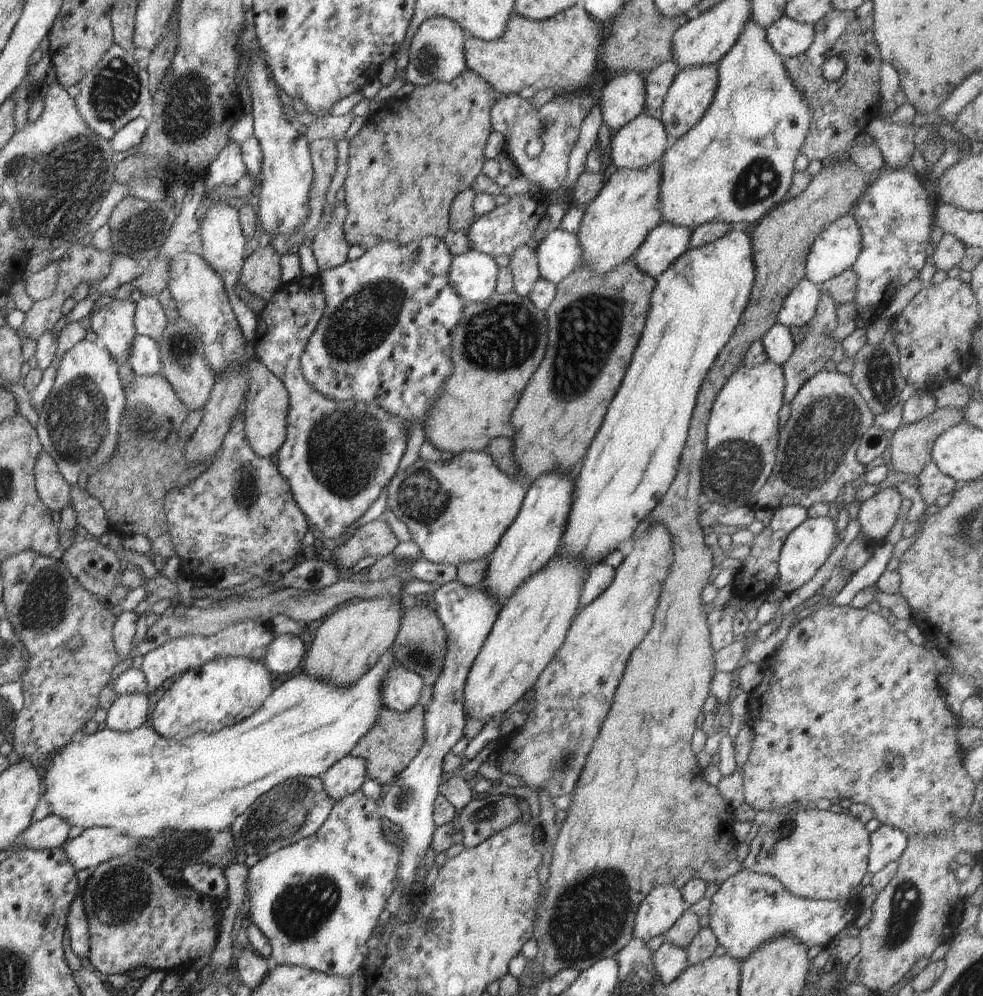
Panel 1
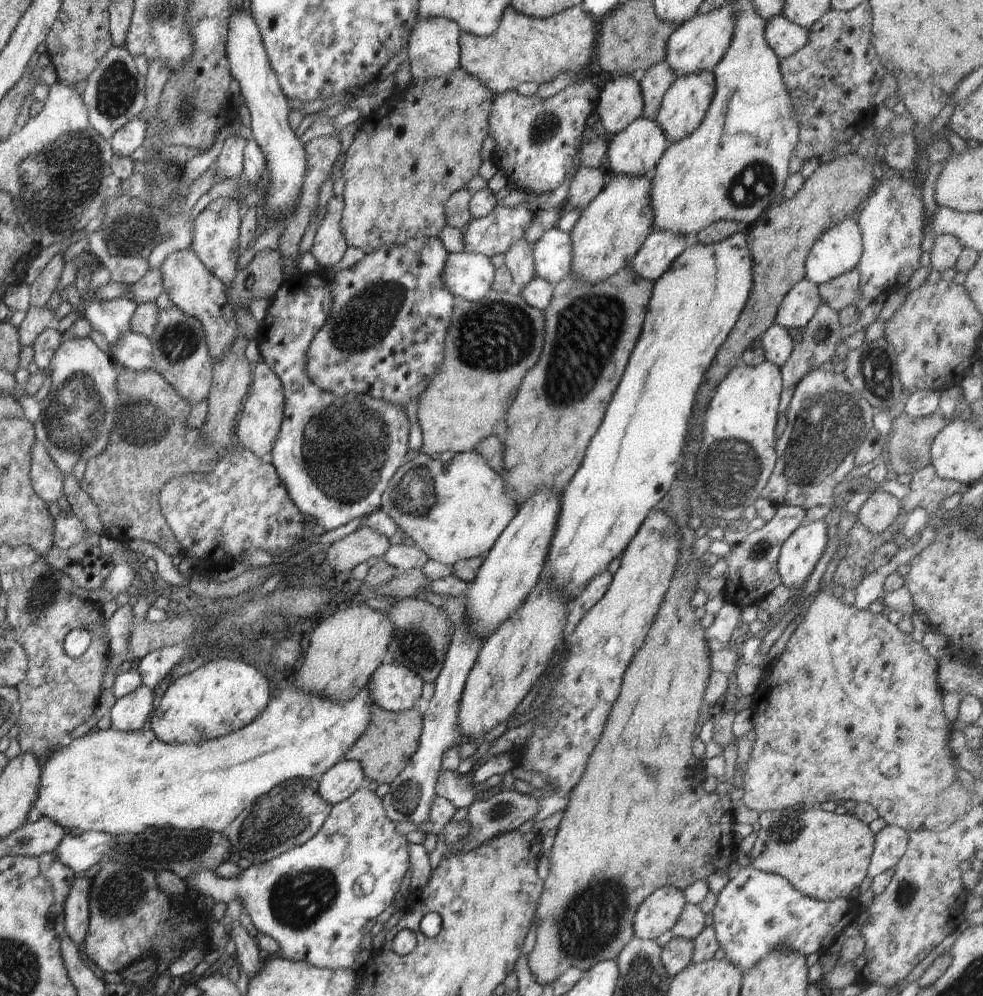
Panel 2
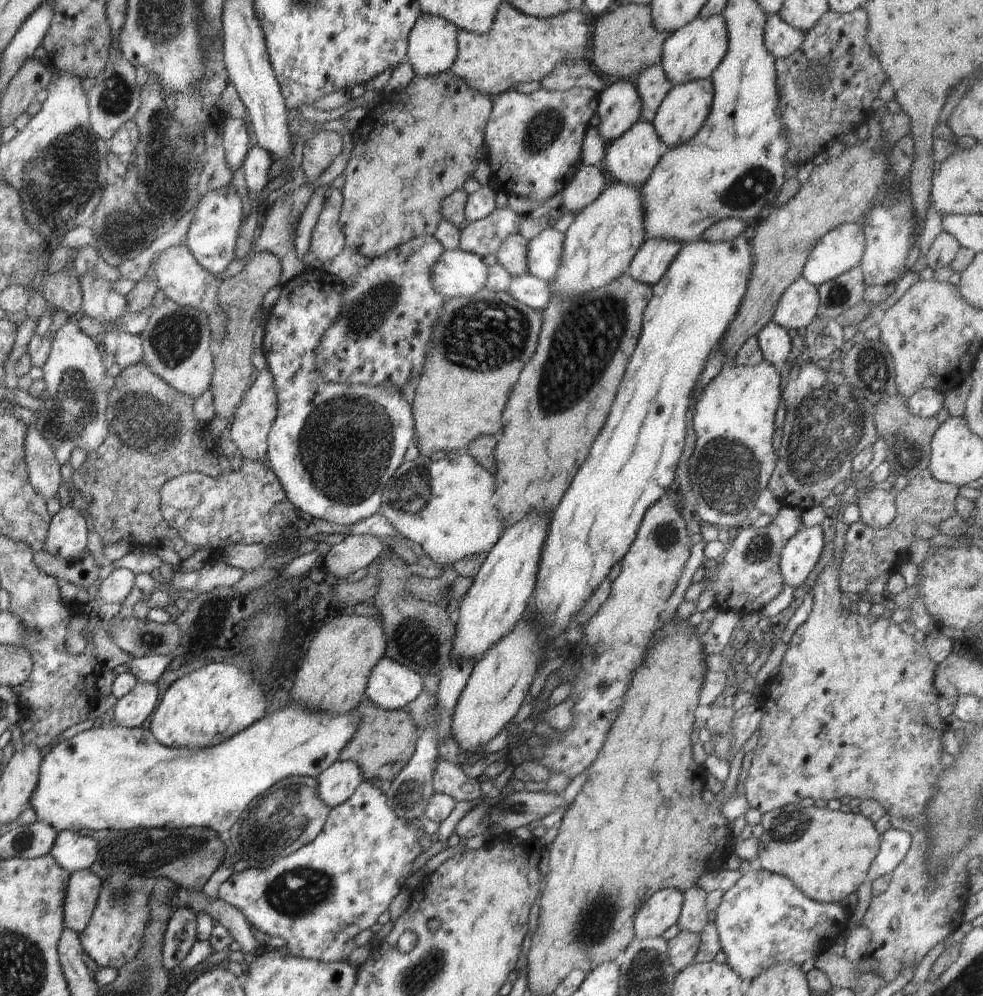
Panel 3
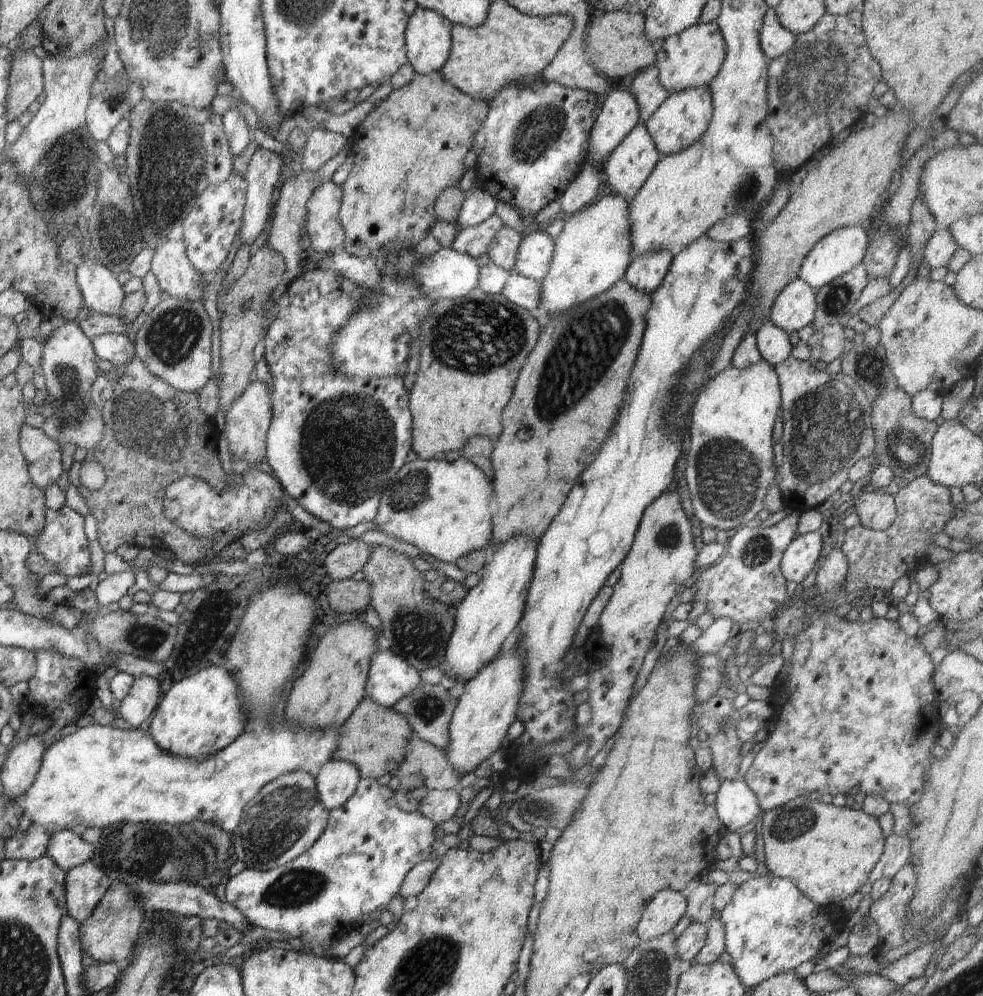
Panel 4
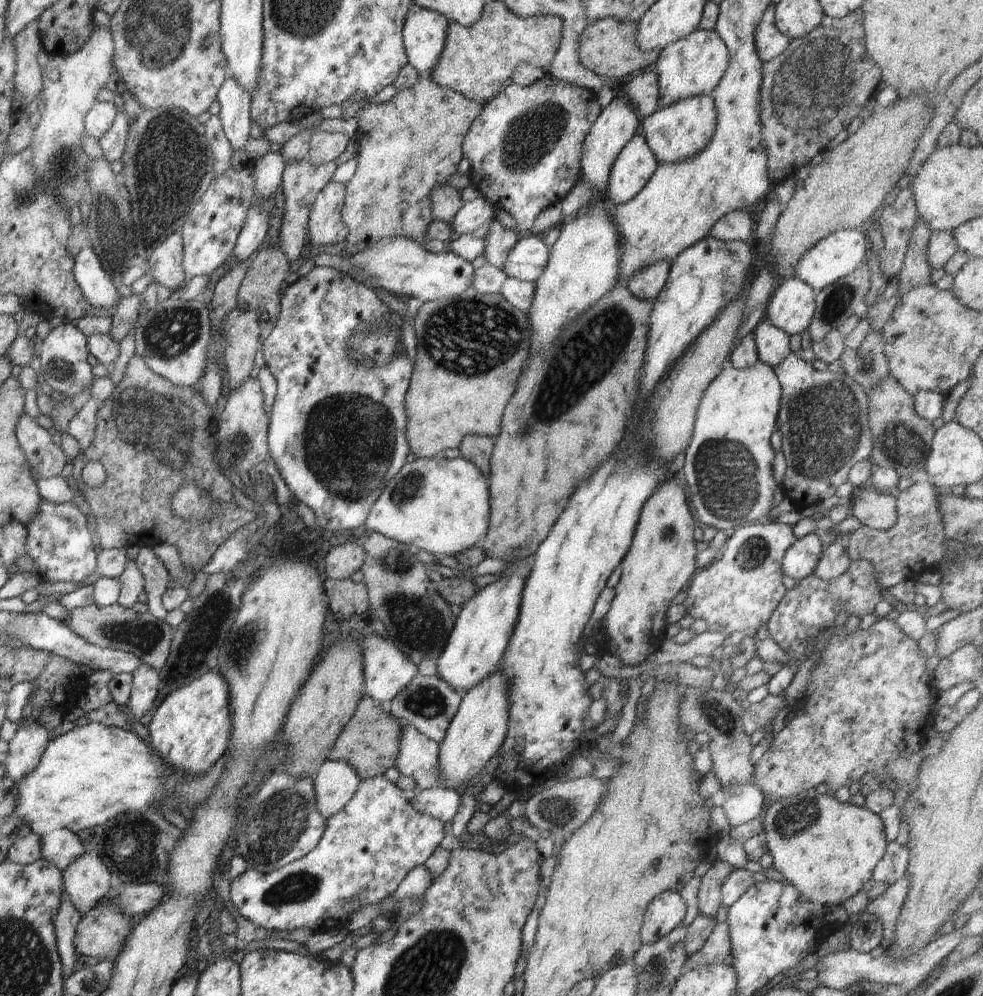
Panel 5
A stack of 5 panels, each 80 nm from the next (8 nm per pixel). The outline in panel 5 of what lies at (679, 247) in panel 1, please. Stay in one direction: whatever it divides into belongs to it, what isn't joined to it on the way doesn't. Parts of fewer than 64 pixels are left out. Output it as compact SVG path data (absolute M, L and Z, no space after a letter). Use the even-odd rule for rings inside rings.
M658 260L654 264L648 264L646 268L640 268L630 276L626 284L628 291L640 300L656 299L656 296L666 285L666 280L670 275L671 260Z

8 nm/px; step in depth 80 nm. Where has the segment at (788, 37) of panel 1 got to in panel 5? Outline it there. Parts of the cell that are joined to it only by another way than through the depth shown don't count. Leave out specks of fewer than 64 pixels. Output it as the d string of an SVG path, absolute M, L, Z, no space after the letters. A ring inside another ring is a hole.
M775 5L766 8L762 21L758 24L756 32L754 32L754 42L756 42L756 52L760 56L762 63L769 62L775 57L780 56L788 48L791 39L784 36L778 28L776 28Z

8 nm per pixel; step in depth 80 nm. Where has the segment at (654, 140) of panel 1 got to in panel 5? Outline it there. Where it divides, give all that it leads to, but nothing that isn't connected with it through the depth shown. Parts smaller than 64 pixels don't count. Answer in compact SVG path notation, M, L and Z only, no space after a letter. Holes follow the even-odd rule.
M634 134L610 168L607 201L617 206L633 200L646 186L658 166L656 156L646 144L646 138Z

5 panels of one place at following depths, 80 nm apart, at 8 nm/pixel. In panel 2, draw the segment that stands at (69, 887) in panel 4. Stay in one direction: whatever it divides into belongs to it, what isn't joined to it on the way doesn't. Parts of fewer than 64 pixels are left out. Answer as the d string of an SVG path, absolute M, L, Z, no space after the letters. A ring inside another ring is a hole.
M75 878L71 884L70 892L66 897L65 902L65 929L67 930L68 936L79 946L81 950L82 941L88 932L89 927L89 898L91 887L93 886L93 880L91 878Z

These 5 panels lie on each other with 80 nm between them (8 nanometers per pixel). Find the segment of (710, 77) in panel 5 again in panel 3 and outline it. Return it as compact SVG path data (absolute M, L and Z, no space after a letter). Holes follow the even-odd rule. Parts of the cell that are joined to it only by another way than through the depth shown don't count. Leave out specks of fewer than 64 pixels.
M723 16L696 17L666 39L661 54L662 68L673 86L698 79L710 79L724 60L728 48L726 23Z

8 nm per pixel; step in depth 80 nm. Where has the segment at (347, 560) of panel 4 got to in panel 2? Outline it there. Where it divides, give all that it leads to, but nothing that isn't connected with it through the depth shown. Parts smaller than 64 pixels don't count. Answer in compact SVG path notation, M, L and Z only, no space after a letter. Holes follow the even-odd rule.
M359 527L327 546L327 562L333 572L351 572L370 558L382 558L390 548L388 538L369 527Z

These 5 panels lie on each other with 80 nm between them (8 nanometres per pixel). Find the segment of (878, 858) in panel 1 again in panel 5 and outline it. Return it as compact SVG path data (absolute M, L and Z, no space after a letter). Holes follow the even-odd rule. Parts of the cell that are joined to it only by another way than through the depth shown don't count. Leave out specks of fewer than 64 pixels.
M890 842L886 846L884 857L872 872L874 881L886 882L889 886L898 882L906 873L910 852L906 846Z

